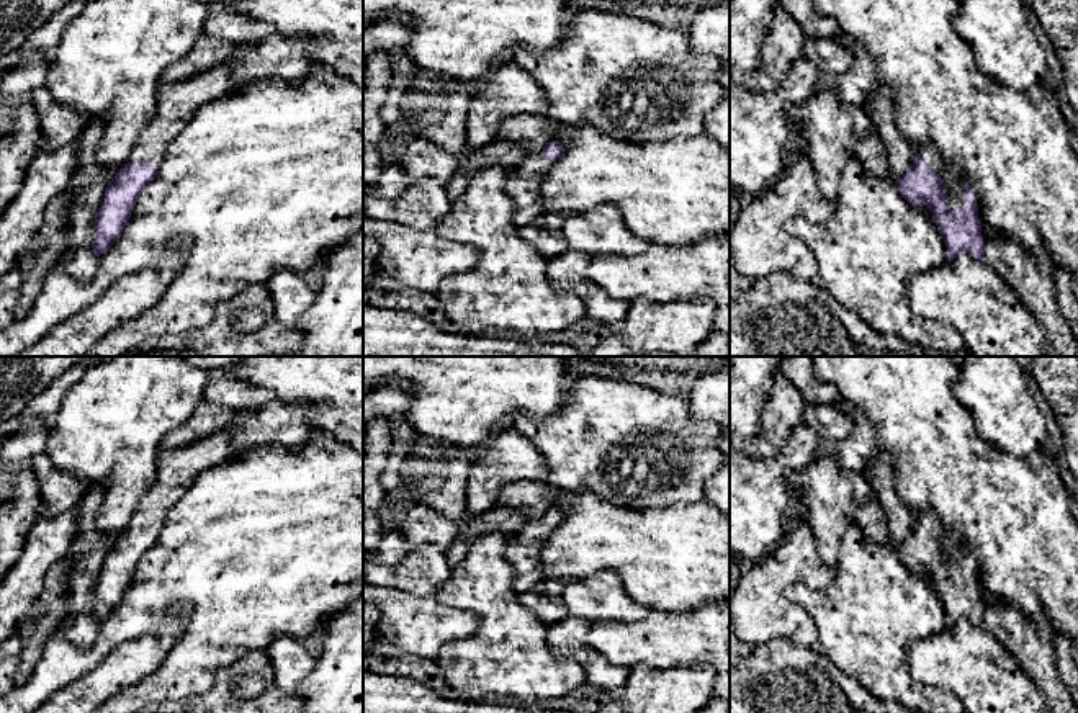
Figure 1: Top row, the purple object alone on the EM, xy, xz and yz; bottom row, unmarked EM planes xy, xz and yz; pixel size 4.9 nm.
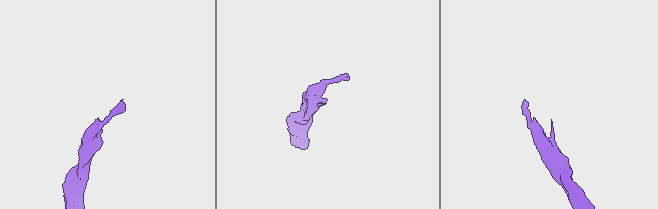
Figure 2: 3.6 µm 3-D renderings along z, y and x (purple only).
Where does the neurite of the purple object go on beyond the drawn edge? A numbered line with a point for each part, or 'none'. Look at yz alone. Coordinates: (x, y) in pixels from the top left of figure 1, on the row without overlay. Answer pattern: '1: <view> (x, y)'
1: yz (954, 560)

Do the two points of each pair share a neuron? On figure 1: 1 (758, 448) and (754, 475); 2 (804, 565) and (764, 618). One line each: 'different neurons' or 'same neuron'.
1: different neurons
2: same neuron

